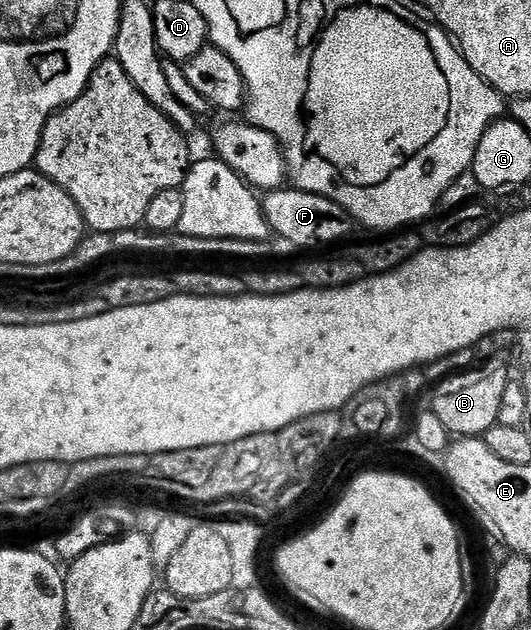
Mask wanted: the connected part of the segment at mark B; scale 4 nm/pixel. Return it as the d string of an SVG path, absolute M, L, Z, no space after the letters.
M487 362L471 368L468 372L460 372L457 376L449 376L433 389L434 404L432 411L436 418L454 438L482 438L492 426L499 424L500 405L504 402L504 390L512 383L510 372L498 362Z

